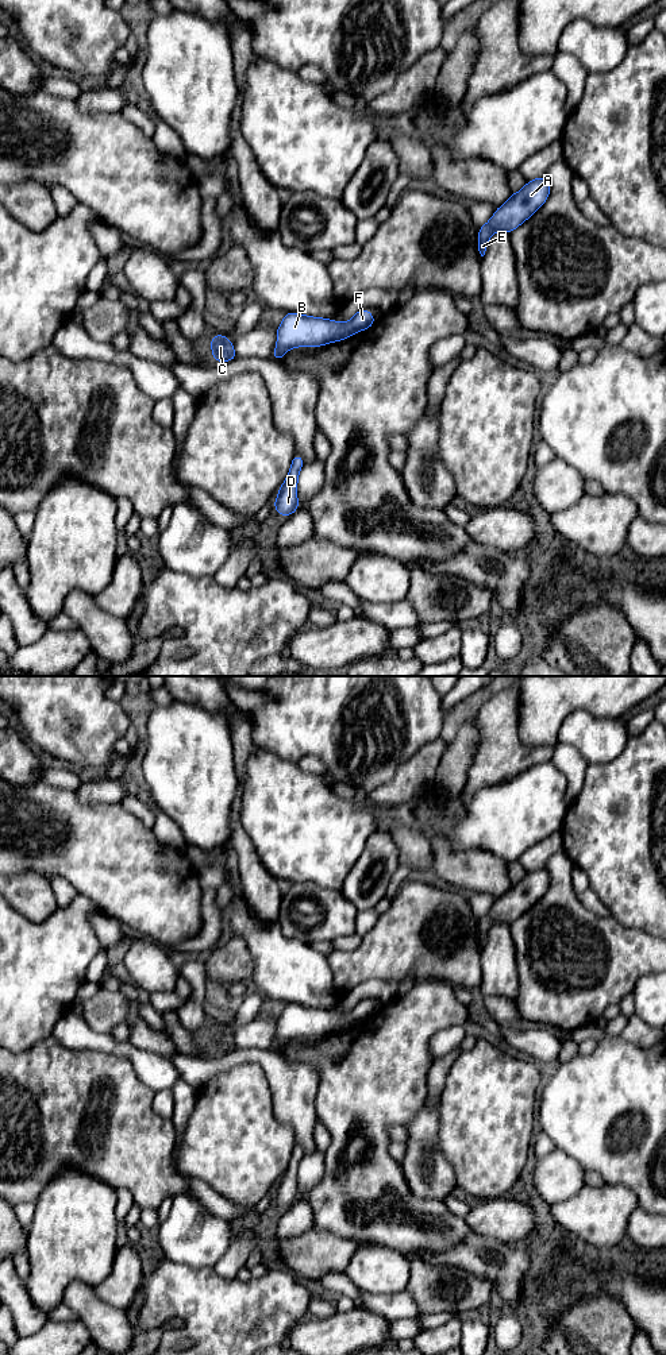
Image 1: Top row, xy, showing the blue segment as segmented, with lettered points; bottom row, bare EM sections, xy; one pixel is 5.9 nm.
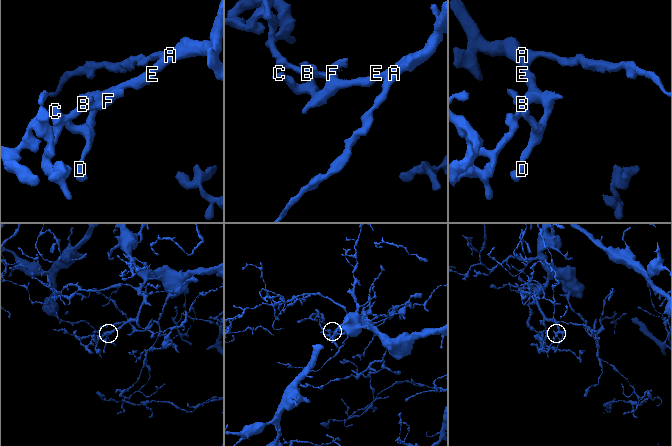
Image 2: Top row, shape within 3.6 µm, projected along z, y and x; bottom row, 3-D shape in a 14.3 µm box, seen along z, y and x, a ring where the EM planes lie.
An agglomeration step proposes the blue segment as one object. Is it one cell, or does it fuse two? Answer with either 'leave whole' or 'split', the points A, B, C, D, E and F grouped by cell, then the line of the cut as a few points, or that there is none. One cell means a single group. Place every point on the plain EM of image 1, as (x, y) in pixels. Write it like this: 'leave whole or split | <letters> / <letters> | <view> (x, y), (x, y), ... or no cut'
leave whole | A B C D E F | no cut

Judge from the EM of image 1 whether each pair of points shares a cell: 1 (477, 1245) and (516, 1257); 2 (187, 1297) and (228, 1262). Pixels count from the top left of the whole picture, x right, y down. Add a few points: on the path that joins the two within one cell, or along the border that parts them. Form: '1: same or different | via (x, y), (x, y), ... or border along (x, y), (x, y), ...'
1: same | via (487, 1254), (489, 1257), (507, 1257)
2: different | border along (212, 1267), (222, 1277), (235, 1278)

